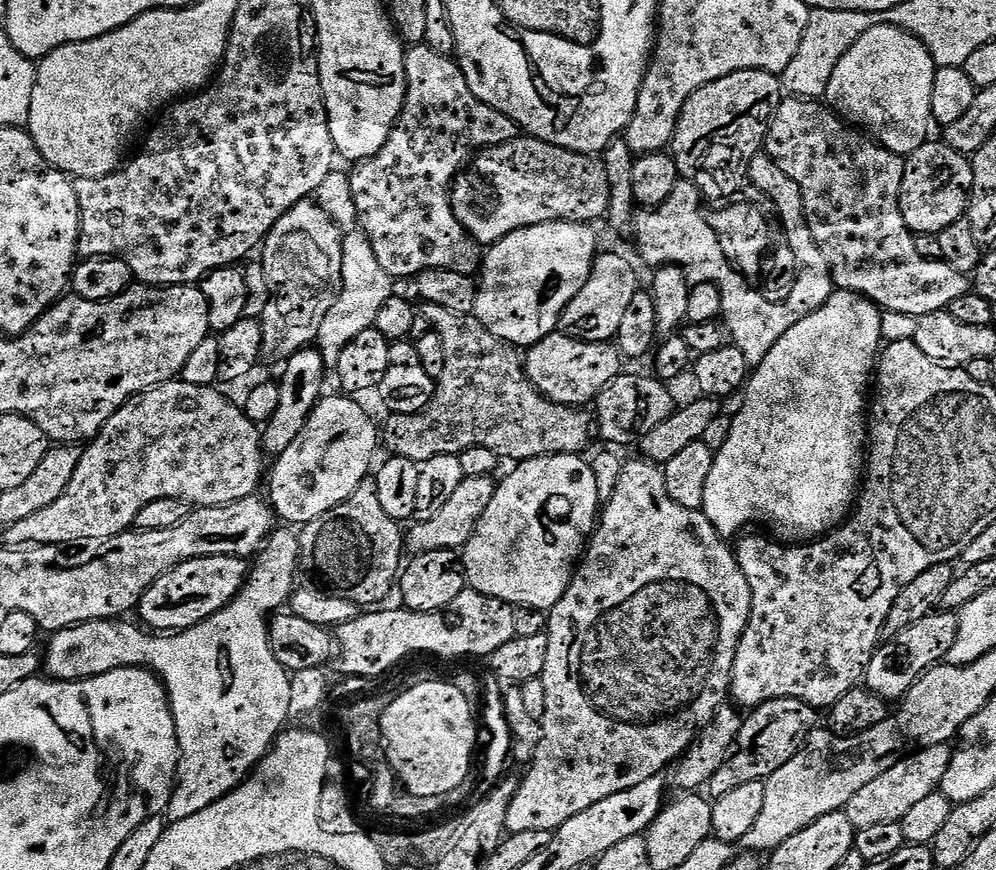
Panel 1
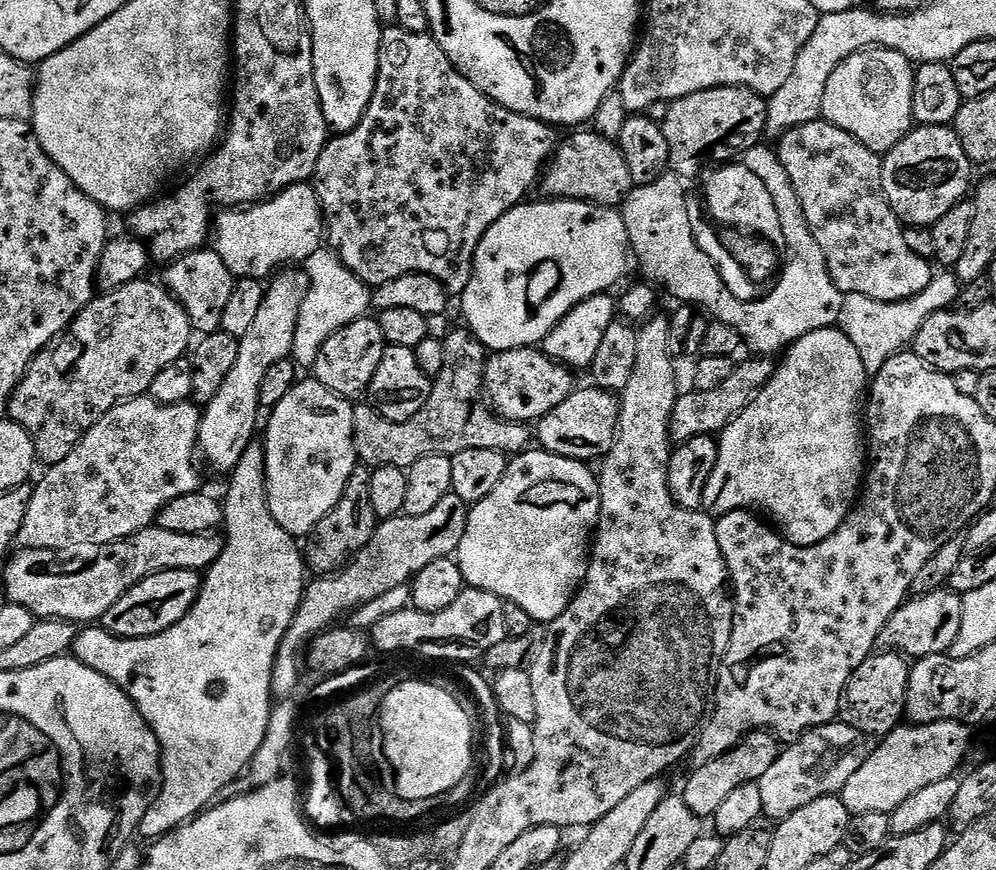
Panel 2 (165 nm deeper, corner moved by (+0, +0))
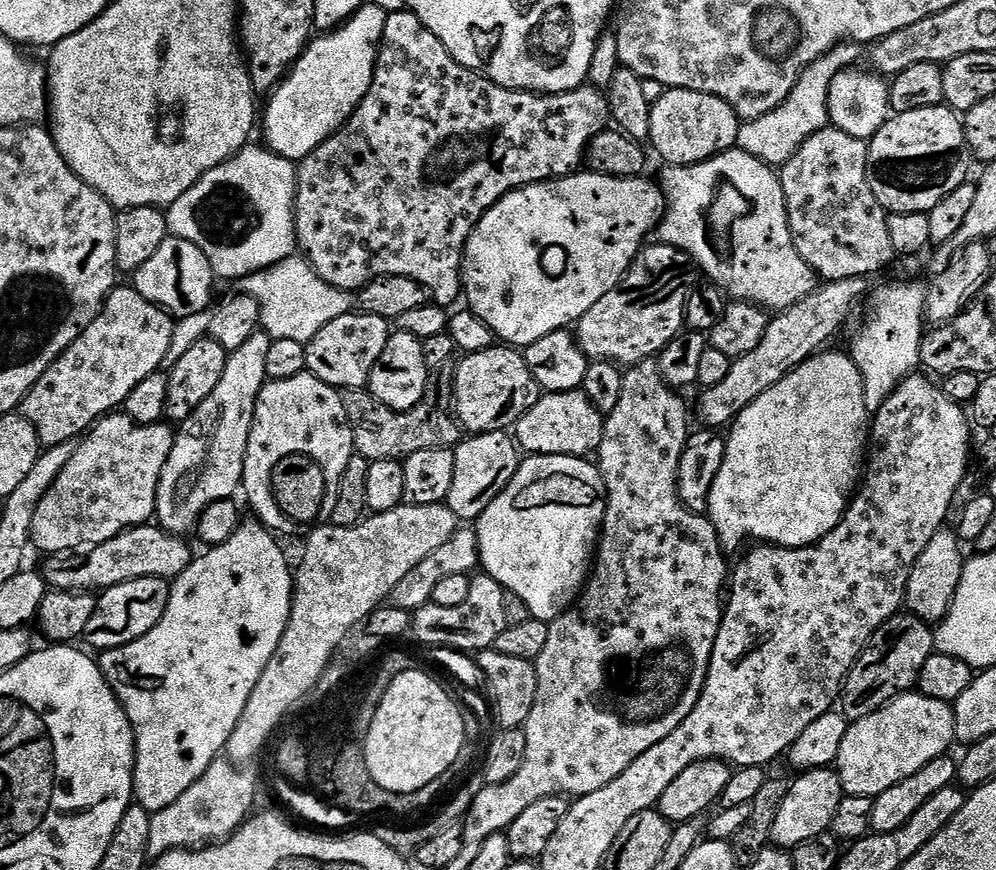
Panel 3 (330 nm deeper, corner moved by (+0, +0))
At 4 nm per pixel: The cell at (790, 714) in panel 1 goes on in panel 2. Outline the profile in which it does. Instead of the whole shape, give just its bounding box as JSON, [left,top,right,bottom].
[682,730,782,818]

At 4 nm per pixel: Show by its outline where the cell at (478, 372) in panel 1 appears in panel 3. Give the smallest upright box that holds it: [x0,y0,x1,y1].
[343,390,462,462]

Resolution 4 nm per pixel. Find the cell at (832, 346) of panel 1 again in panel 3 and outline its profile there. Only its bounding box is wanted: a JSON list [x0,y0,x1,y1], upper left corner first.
[706,350,870,553]

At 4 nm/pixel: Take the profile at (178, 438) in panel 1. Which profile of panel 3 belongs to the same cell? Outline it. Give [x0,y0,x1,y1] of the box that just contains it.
[32,414,176,554]

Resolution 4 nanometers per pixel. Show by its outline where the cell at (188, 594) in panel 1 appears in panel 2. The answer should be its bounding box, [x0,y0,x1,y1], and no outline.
[102,570,202,639]

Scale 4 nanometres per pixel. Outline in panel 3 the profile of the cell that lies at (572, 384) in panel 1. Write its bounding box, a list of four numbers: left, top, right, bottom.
[454,346,542,436]

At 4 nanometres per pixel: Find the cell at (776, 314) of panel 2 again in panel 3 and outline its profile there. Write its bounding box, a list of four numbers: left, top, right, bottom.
[658,147,816,314]

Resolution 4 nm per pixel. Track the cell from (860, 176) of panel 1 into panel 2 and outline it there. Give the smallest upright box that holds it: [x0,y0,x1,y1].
[778,119,933,303]

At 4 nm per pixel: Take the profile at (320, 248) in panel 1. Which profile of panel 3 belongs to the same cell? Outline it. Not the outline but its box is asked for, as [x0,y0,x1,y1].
[155,330,273,537]

